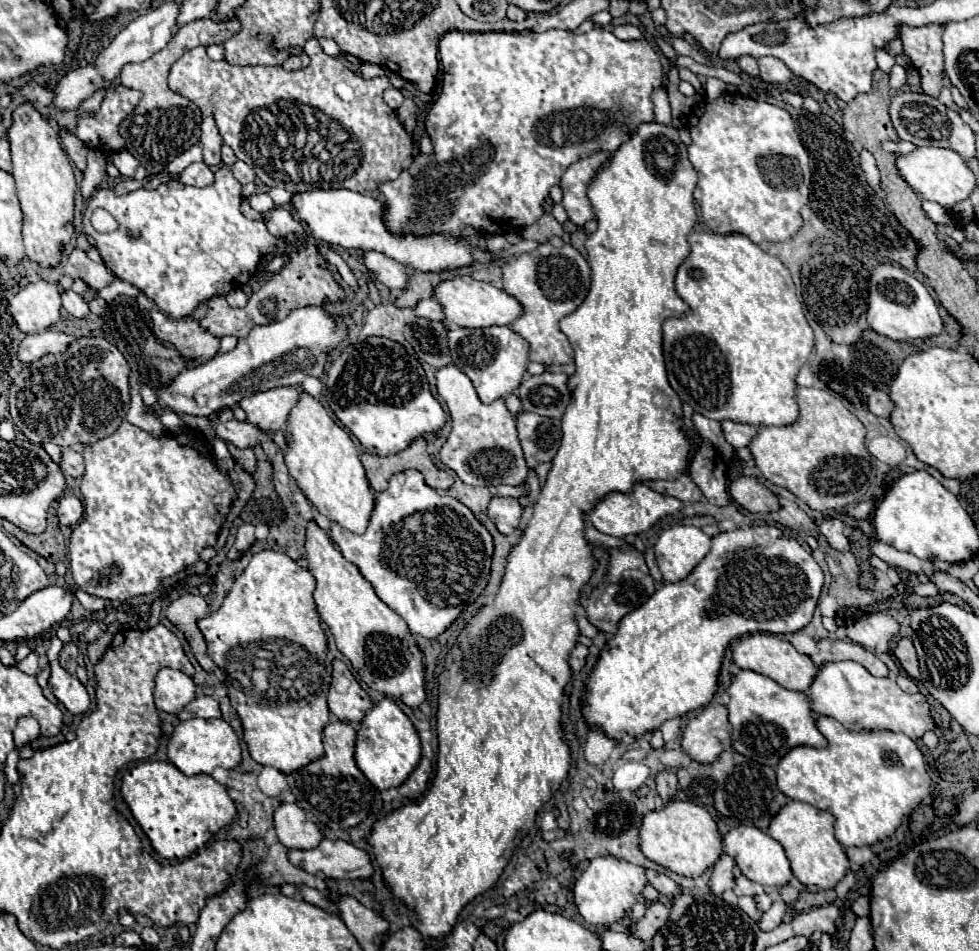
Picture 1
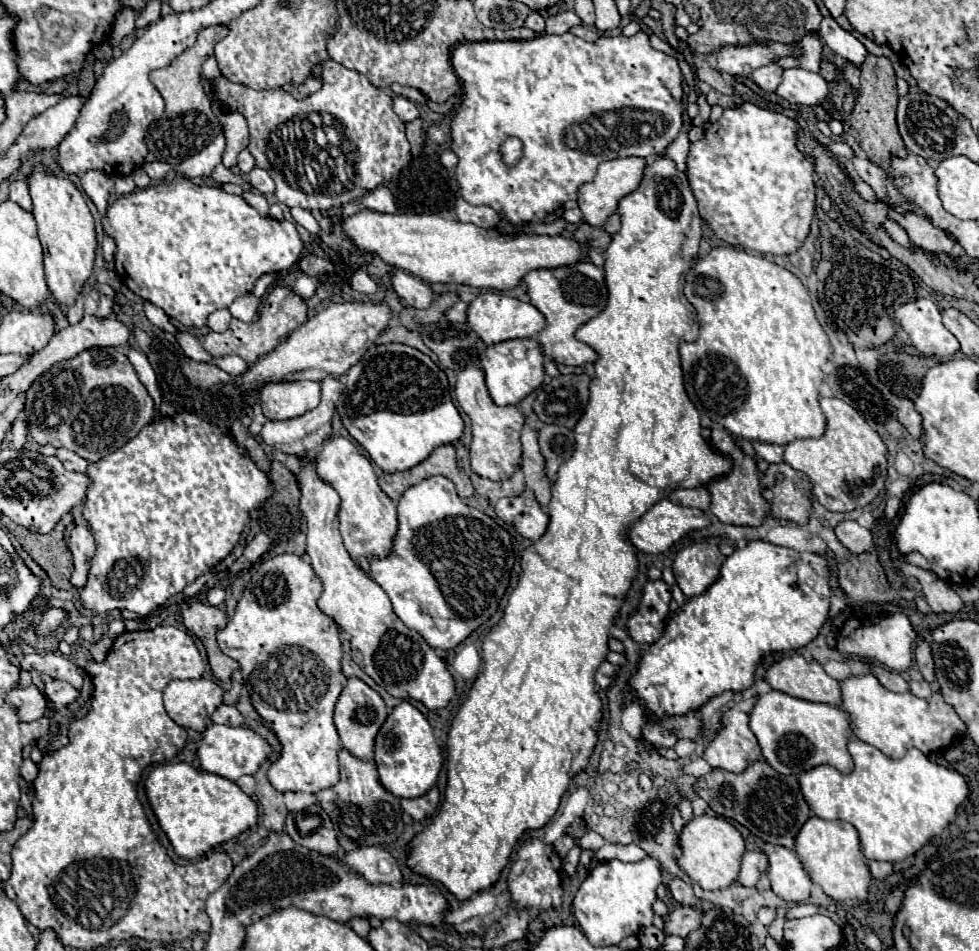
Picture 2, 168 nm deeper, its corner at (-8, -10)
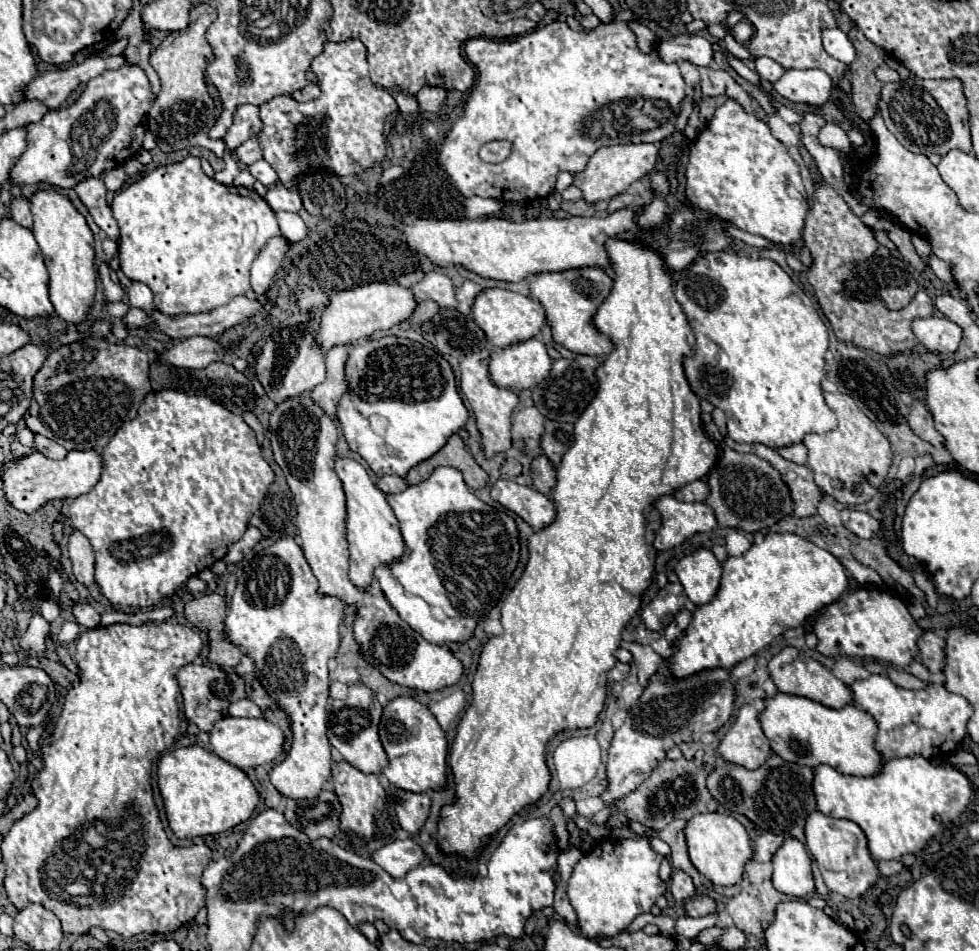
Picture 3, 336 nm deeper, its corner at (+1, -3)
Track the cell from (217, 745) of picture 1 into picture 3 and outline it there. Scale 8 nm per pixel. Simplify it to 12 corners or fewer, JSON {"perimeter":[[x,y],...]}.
{"perimeter":[[224,717],[212,751],[246,769],[282,755],[284,733],[266,719]]}

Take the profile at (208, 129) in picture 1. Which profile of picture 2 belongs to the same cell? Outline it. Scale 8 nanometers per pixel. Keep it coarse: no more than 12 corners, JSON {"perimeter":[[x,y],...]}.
{"perimeter":[[237,112],[219,116],[225,134],[223,166],[233,168],[247,148],[247,122]]}

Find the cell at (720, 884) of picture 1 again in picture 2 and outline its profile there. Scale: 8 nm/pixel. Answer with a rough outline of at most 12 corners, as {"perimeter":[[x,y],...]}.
{"perimeter":[[745,852],[737,882],[751,888],[767,868],[763,852]]}

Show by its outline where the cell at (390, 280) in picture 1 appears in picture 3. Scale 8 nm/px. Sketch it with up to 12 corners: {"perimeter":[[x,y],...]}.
{"perimeter":[[428,273],[412,287],[418,301],[456,309],[454,283],[442,273]]}

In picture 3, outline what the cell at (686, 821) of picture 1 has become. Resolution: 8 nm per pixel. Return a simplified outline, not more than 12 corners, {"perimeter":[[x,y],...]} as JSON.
{"perimeter":[[724,813],[686,825],[690,861],[712,885],[736,885],[752,859],[746,827]]}

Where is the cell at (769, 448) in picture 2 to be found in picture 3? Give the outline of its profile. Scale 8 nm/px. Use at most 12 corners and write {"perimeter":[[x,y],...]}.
{"perimeter":[[804,443],[782,447],[778,453],[798,465],[808,465]]}

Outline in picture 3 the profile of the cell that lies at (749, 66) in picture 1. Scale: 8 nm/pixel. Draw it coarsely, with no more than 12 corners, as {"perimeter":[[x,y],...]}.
{"perimeter":[[758,57],[760,79],[776,83],[786,71],[770,57]]}

